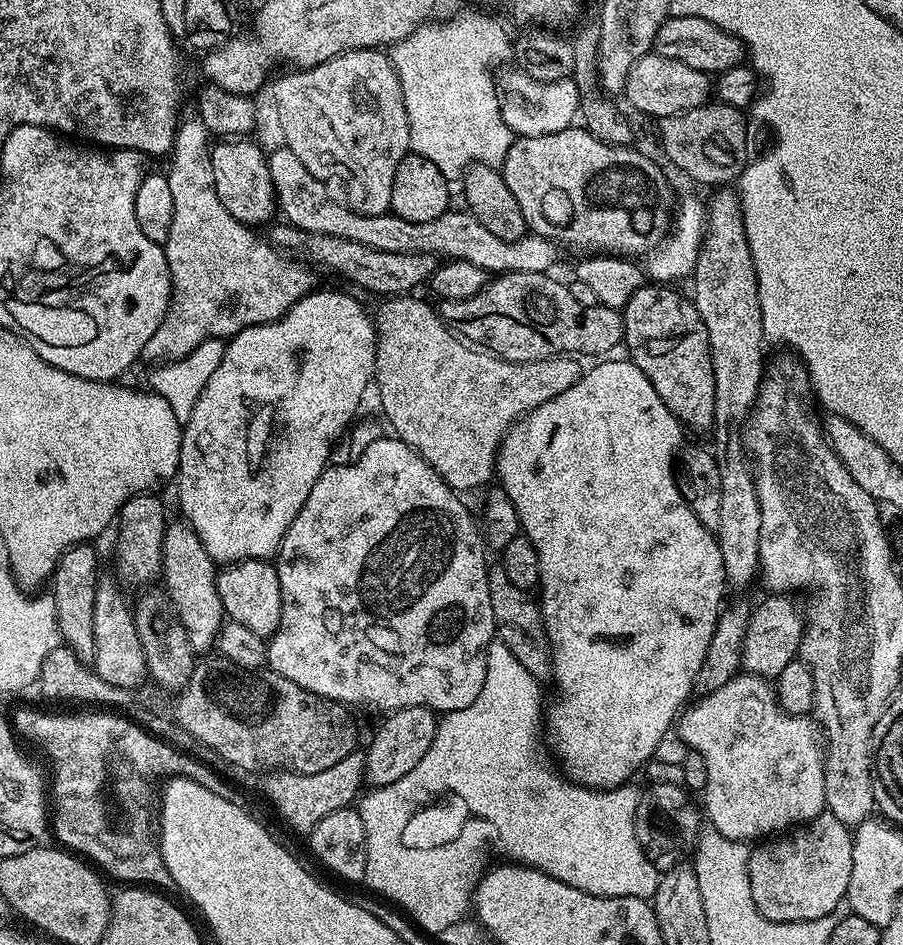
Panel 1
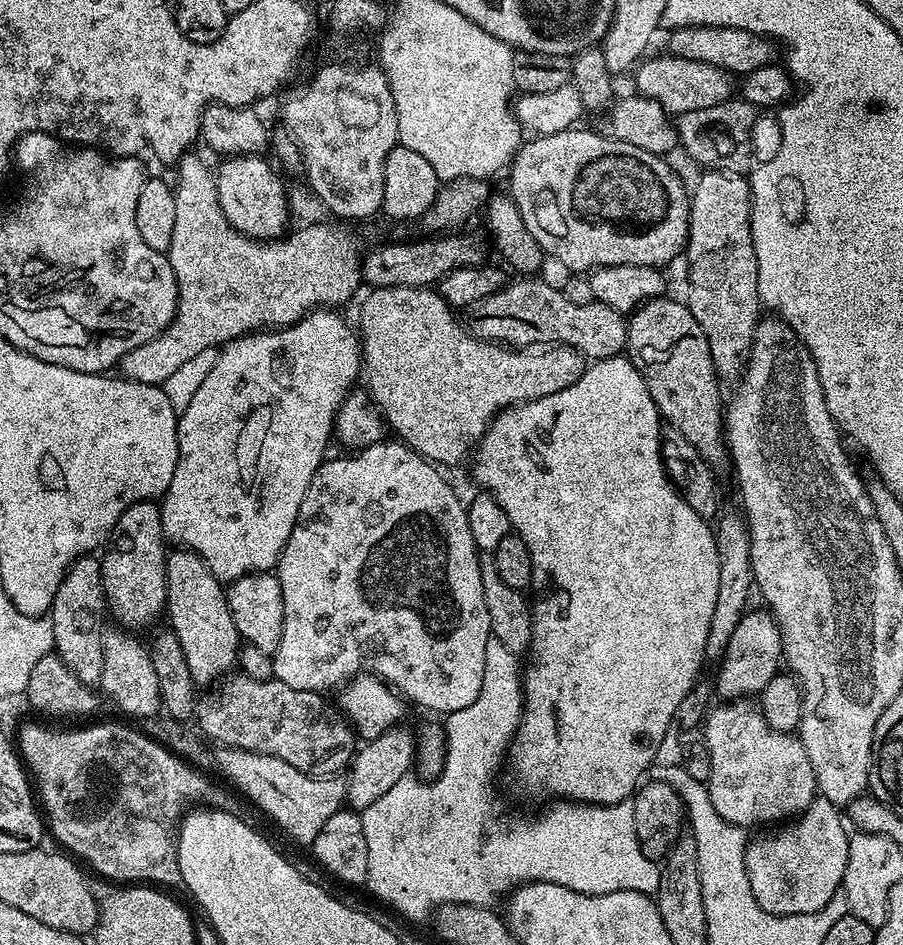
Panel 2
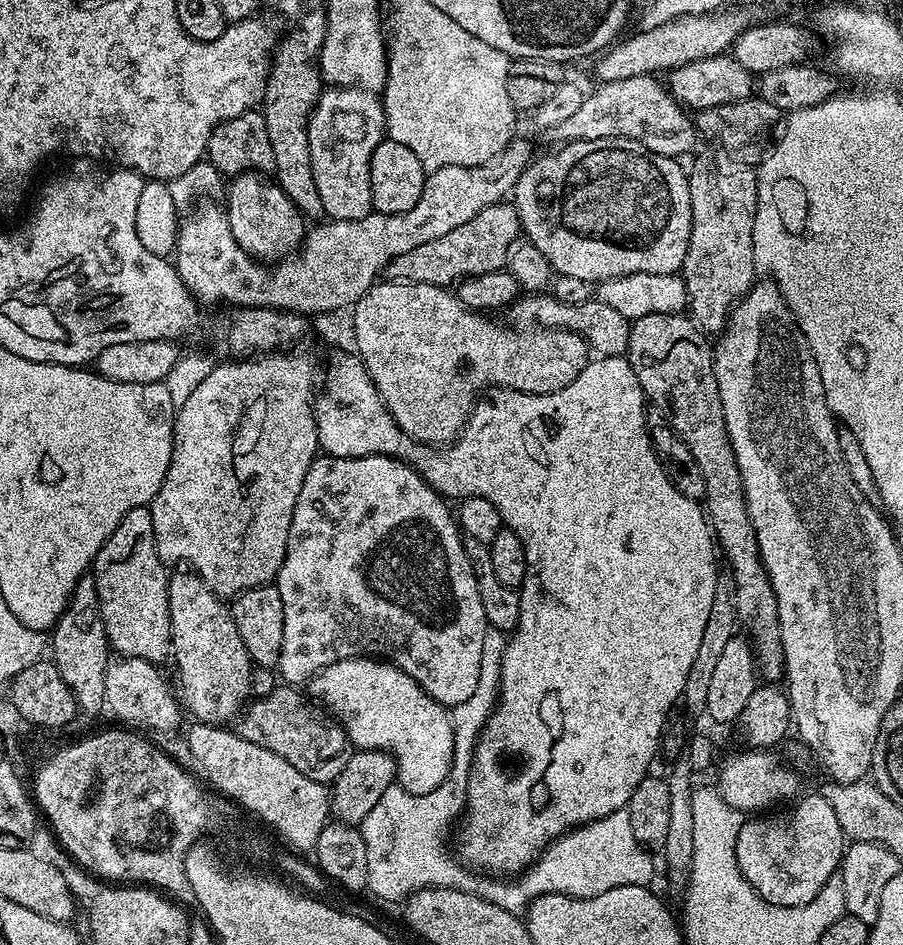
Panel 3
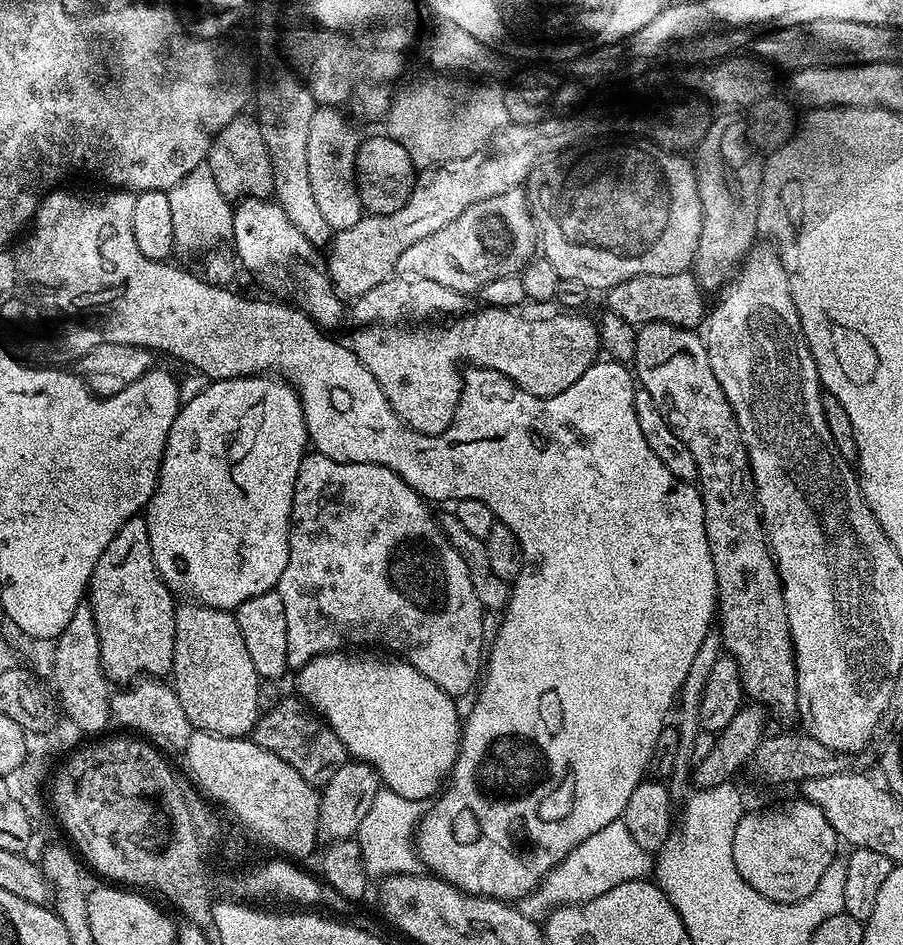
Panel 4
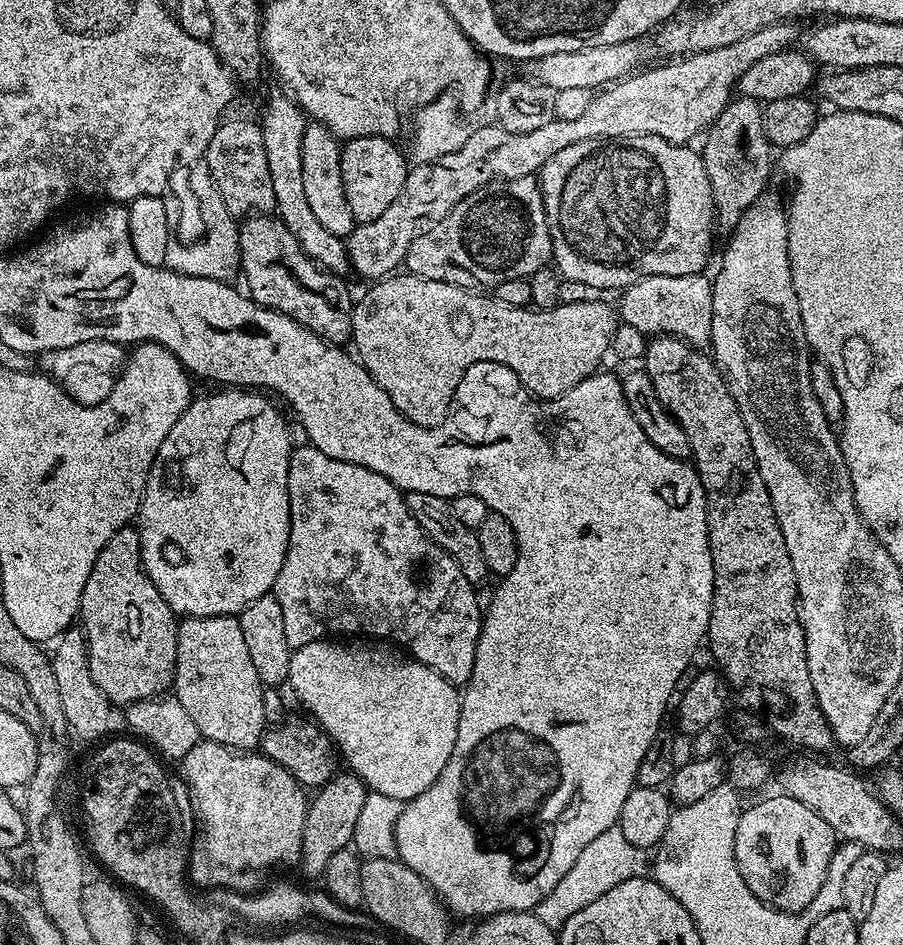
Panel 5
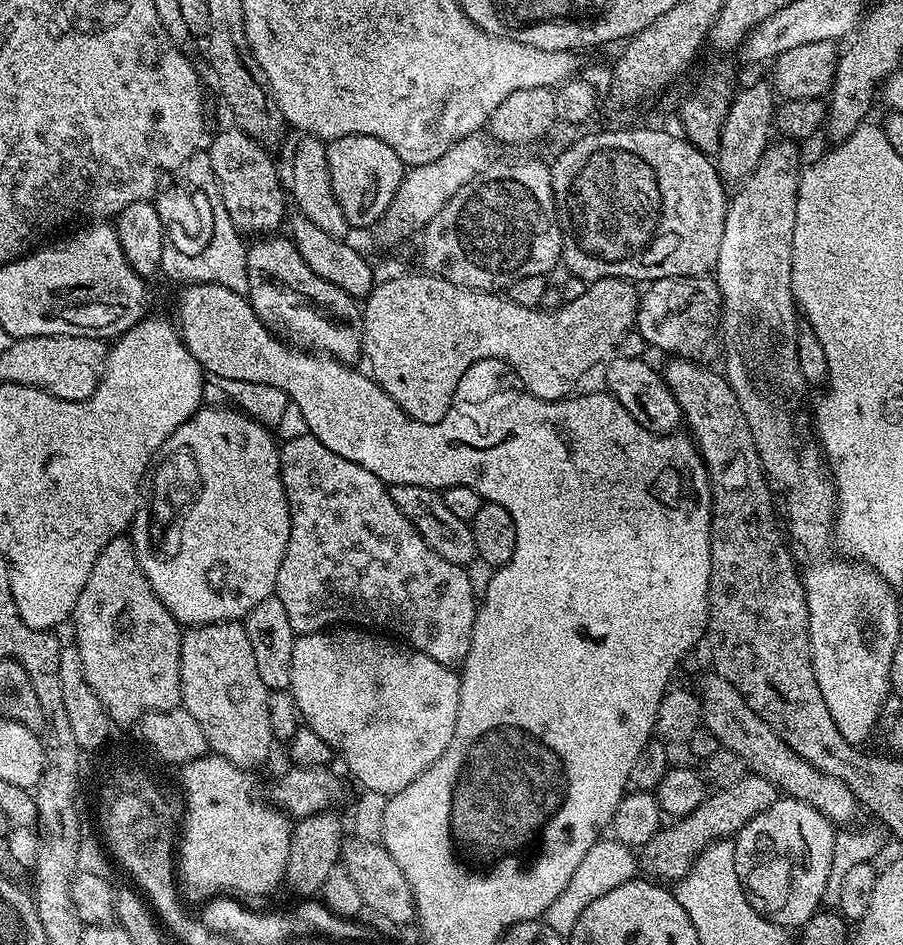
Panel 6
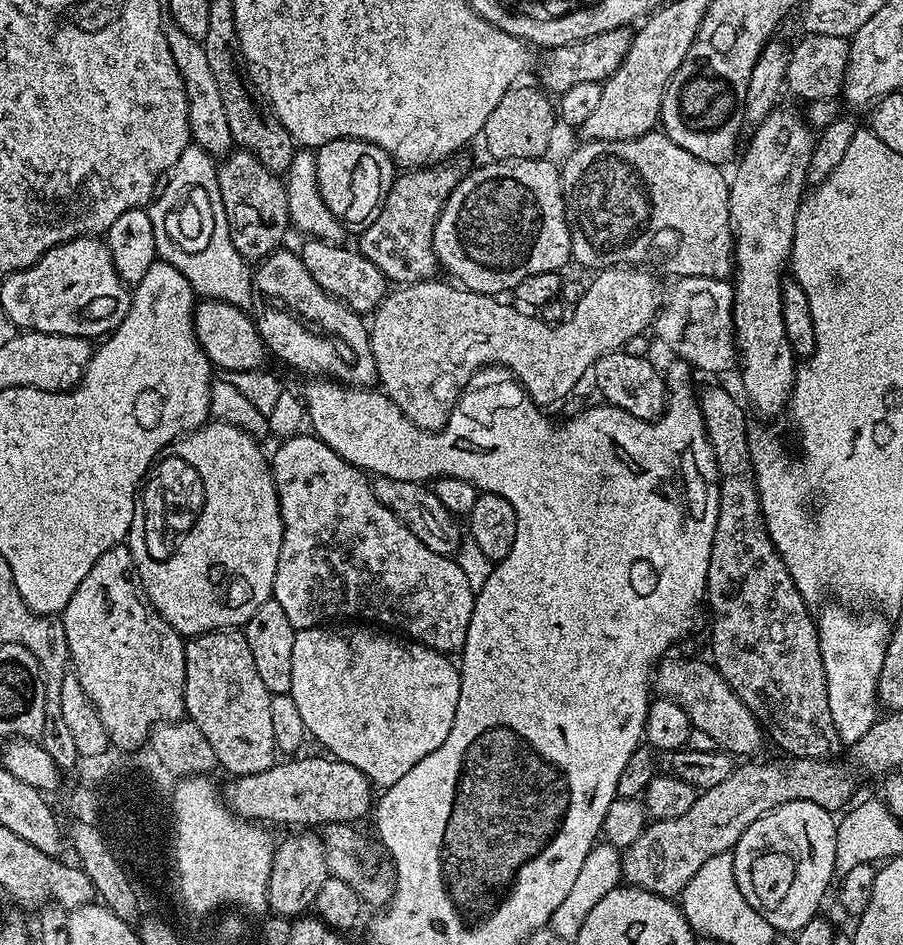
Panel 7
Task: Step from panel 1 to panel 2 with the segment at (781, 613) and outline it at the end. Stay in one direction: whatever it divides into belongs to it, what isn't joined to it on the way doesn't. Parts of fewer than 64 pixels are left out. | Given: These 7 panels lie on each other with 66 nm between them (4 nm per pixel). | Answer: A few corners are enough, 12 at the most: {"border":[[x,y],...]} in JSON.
{"border":[[746,611],[718,664],[721,701],[755,697],[781,671],[771,611]]}

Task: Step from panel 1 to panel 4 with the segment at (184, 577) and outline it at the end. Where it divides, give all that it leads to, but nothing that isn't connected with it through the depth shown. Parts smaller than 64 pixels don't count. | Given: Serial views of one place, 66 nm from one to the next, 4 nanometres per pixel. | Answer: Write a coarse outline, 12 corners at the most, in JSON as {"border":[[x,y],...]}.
{"border":[[177,607],[170,680],[193,729],[244,738],[261,678],[231,611]]}

